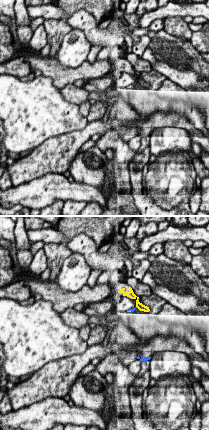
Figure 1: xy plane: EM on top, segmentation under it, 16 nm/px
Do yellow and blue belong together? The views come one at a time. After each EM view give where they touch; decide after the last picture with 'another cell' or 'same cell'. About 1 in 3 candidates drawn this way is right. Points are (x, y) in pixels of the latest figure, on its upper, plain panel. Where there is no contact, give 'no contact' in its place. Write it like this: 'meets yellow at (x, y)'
meets yellow at (138, 74)

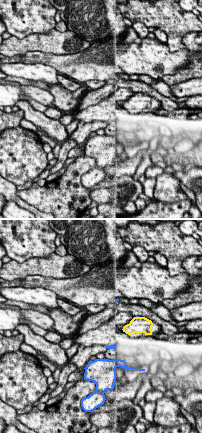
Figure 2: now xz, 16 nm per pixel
meets yellow at (137, 93)

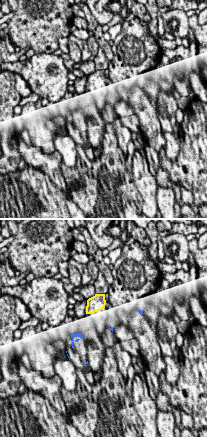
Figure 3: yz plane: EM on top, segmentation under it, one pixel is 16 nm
meets yellow at (86, 85)

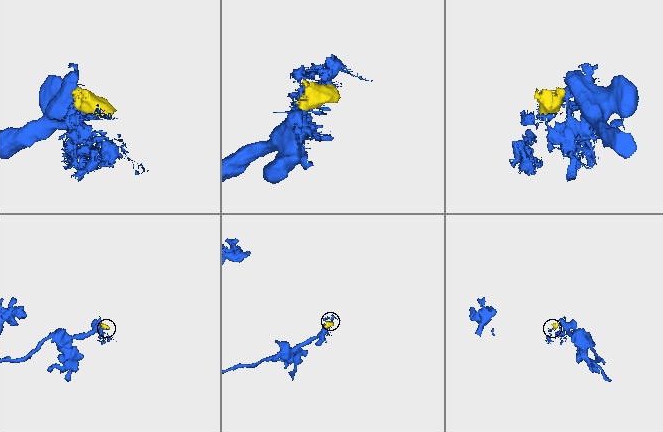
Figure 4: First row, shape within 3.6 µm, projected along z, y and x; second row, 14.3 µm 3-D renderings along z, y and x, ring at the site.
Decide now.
another cell

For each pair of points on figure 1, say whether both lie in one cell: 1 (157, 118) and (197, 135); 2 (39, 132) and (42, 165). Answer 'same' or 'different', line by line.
1: same
2: different

